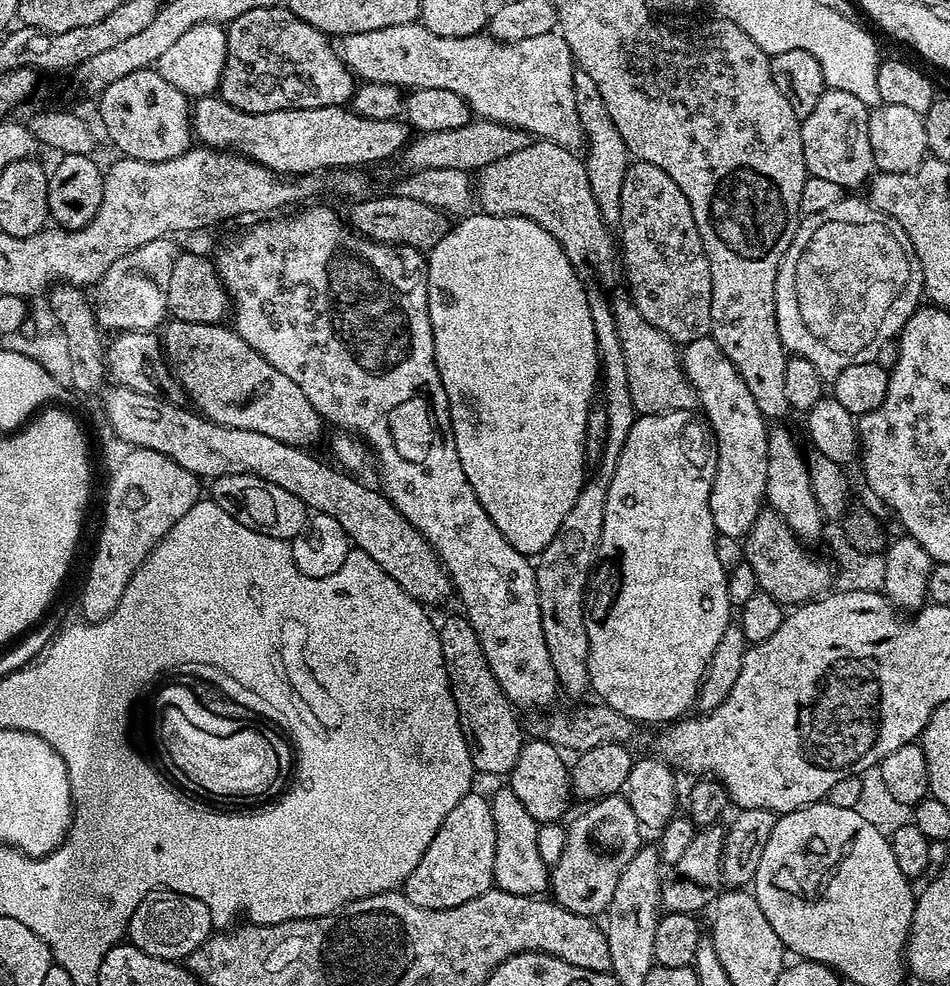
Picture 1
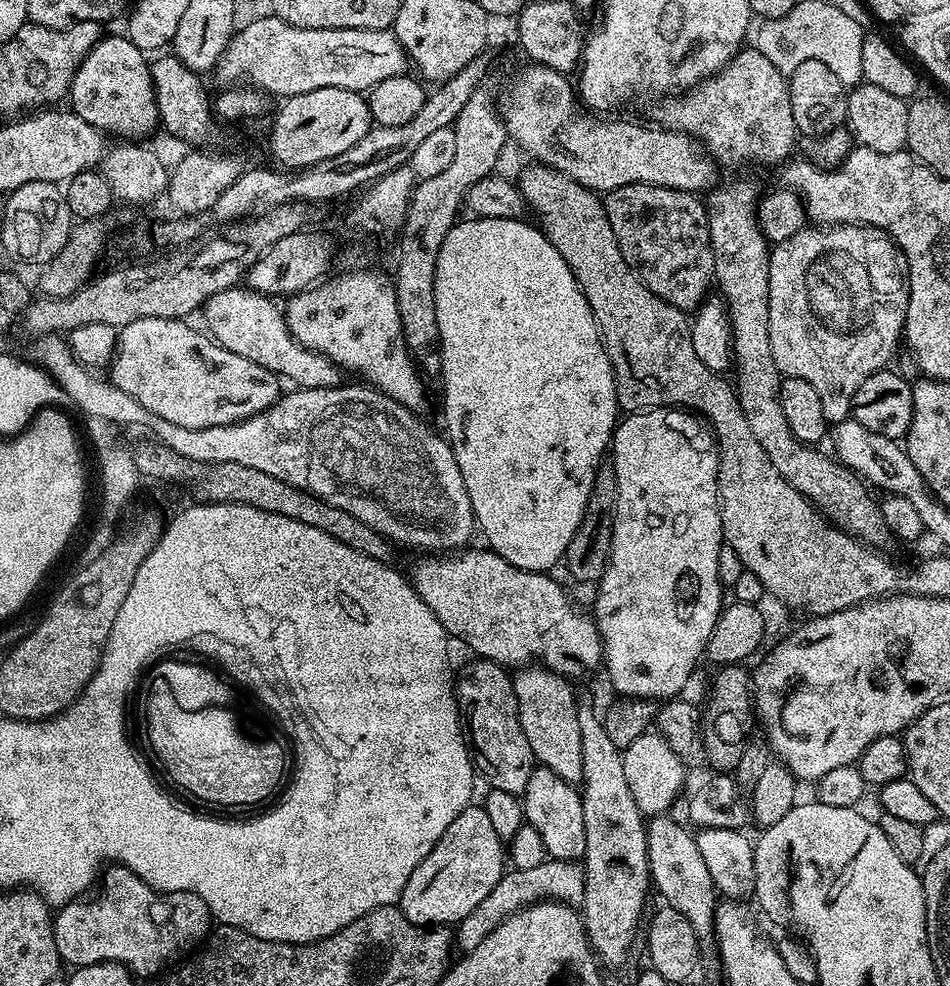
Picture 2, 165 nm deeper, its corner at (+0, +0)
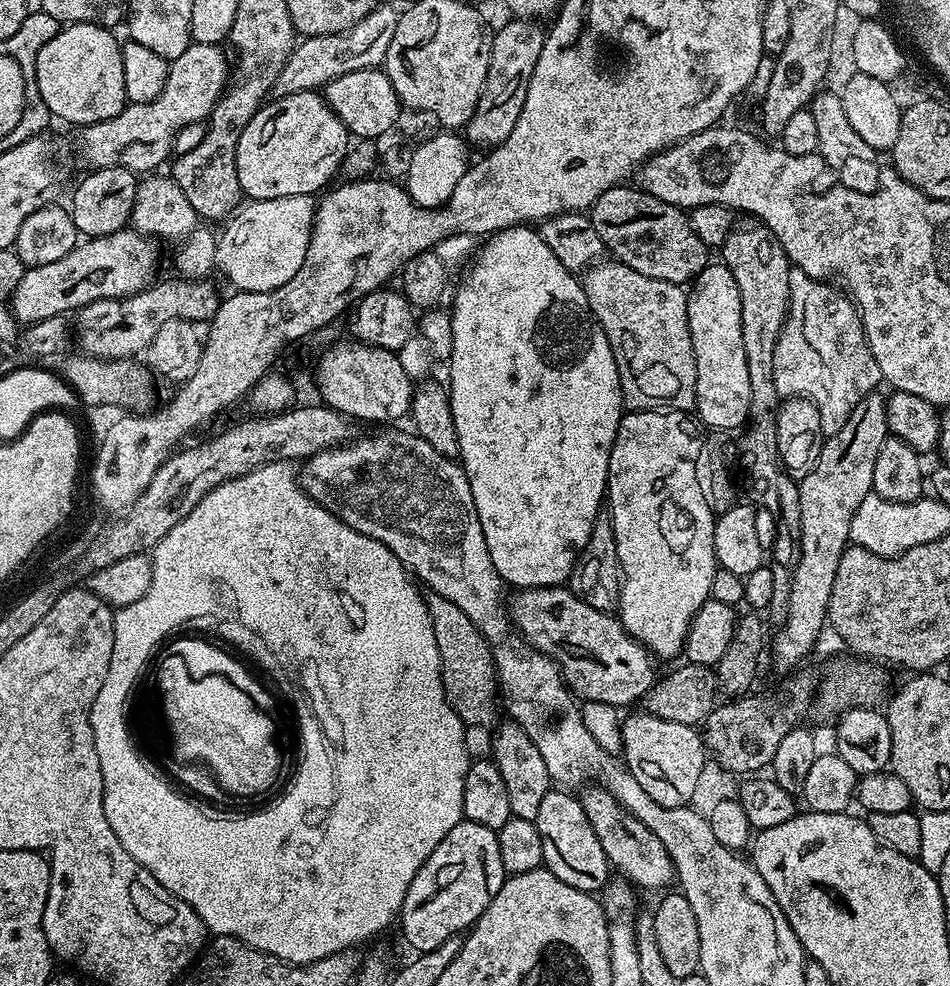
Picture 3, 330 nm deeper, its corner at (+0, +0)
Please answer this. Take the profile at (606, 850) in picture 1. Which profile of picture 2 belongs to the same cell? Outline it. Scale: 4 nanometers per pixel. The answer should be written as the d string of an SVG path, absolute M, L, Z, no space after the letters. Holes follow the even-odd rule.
M544 860L542 866L534 866L530 870L518 870L512 868L505 871L500 881L462 918L454 928L454 944L461 953L474 950L490 930L494 930L507 916L514 914L520 908L526 908L529 904L541 902L555 902L558 904L583 905L584 902L584 870L579 863L570 860Z

